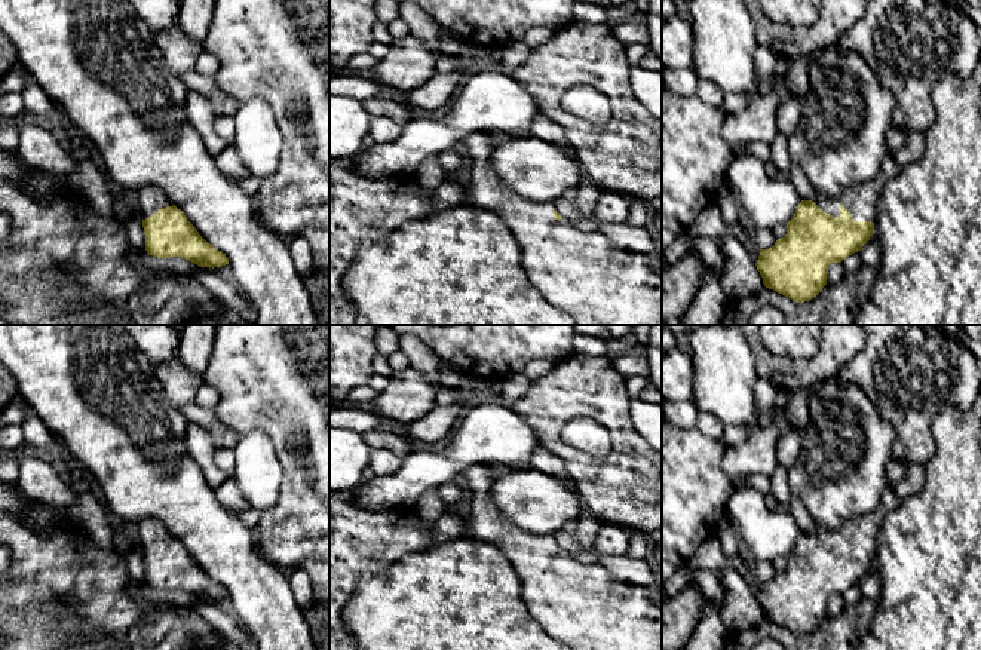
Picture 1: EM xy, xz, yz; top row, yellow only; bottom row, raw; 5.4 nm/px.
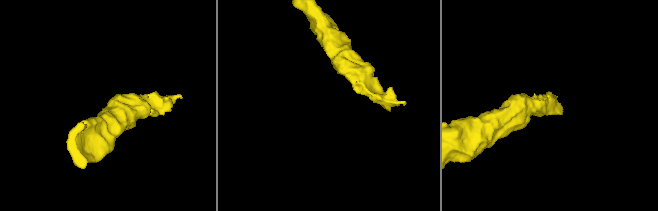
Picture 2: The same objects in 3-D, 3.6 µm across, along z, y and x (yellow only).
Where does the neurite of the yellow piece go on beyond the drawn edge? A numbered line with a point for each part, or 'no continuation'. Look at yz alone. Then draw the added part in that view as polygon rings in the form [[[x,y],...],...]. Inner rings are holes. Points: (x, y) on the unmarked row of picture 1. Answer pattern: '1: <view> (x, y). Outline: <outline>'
1: yz (861, 533). Outline: [[[886,487],[879,506],[873,512],[846,521],[839,530],[821,530],[815,527],[812,534],[836,551],[840,549],[840,537],[843,536],[855,554],[874,555],[883,521],[899,503],[901,499],[895,494],[893,488]]]

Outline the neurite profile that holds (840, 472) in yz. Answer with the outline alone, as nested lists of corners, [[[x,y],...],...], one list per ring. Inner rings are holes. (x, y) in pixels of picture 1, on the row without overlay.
[[[839,374],[816,381],[816,393],[810,399],[810,429],[803,441],[795,462],[788,467],[788,482],[793,496],[804,503],[815,527],[821,530],[839,530],[846,521],[873,512],[888,487],[886,466],[893,459],[896,441],[895,427],[880,417],[879,411],[855,384],[844,384]]]

